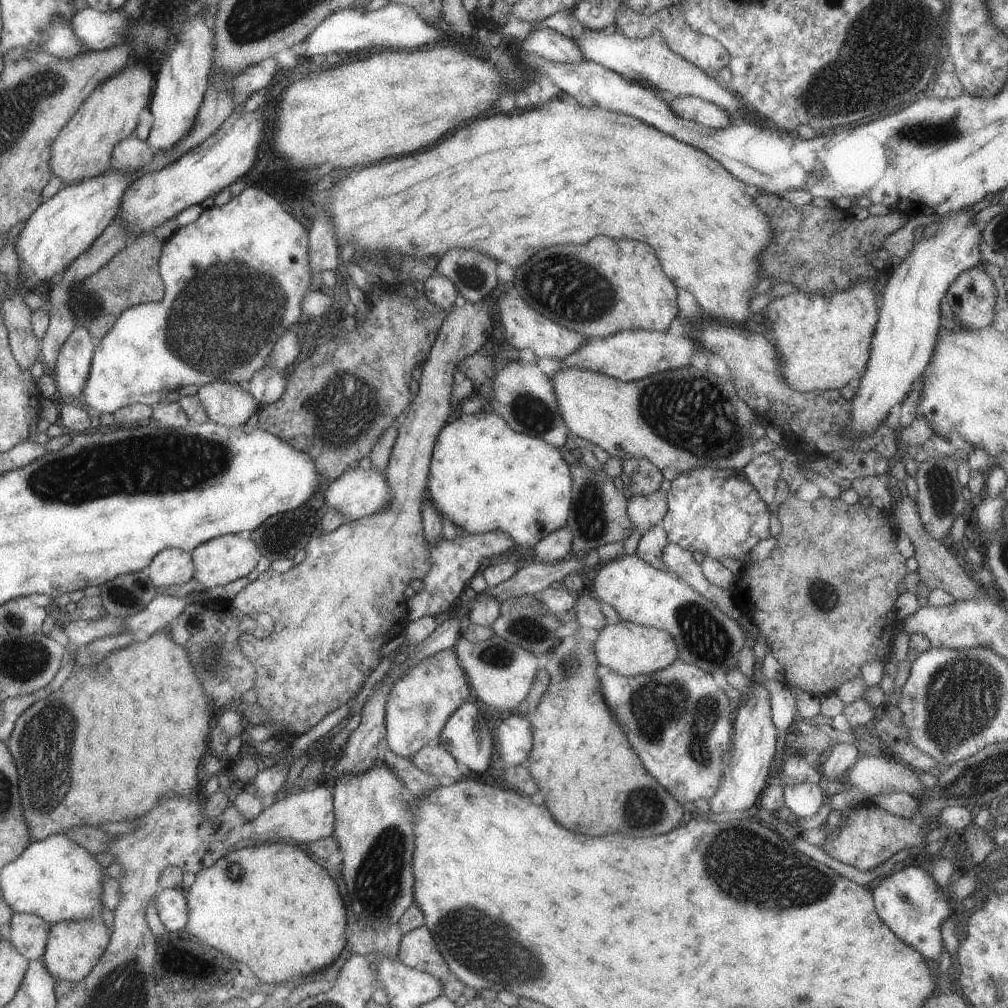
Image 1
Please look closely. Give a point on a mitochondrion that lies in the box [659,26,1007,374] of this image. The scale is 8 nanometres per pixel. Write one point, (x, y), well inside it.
(941, 132)

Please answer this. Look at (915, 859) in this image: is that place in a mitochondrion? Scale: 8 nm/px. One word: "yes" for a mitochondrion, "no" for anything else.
no

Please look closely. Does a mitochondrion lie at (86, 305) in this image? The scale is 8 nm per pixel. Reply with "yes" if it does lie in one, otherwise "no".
yes

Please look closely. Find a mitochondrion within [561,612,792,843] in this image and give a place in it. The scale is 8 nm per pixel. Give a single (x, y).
(673, 705)

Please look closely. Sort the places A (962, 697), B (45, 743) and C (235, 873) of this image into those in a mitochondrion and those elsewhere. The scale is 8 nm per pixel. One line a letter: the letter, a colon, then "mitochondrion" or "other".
A: mitochondrion
B: mitochondrion
C: mitochondrion

